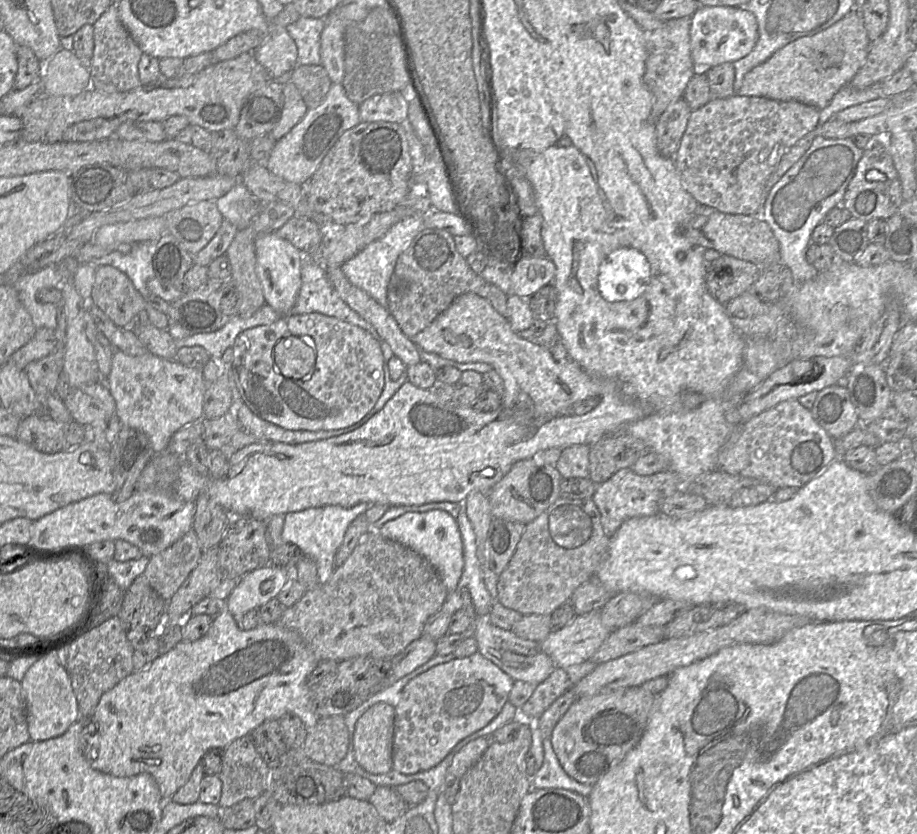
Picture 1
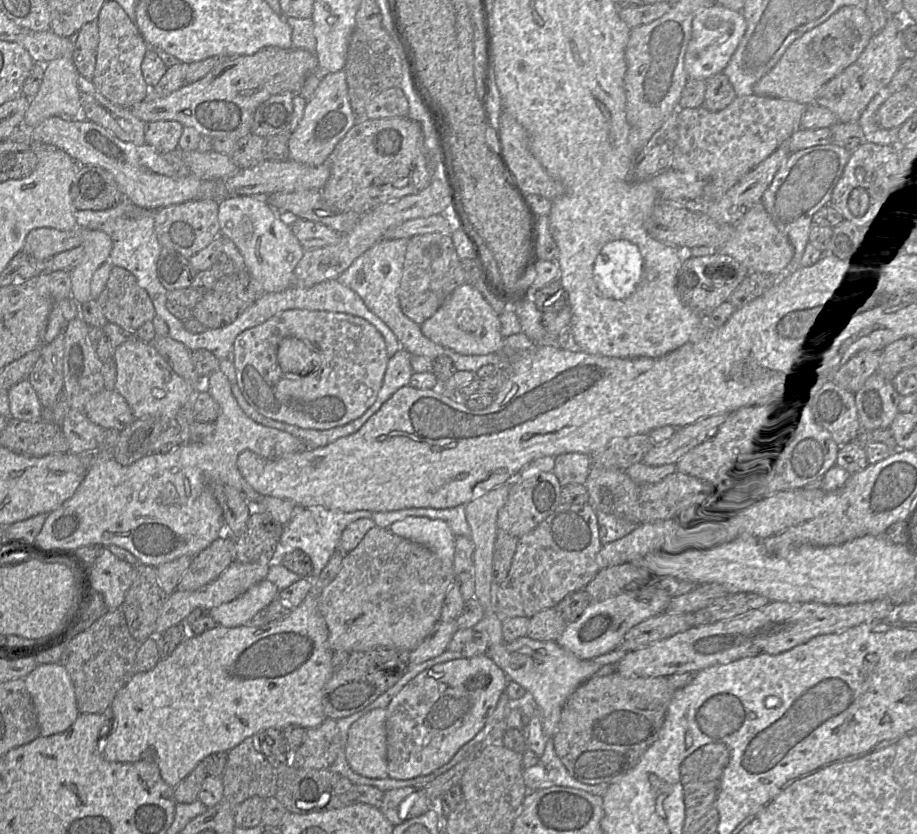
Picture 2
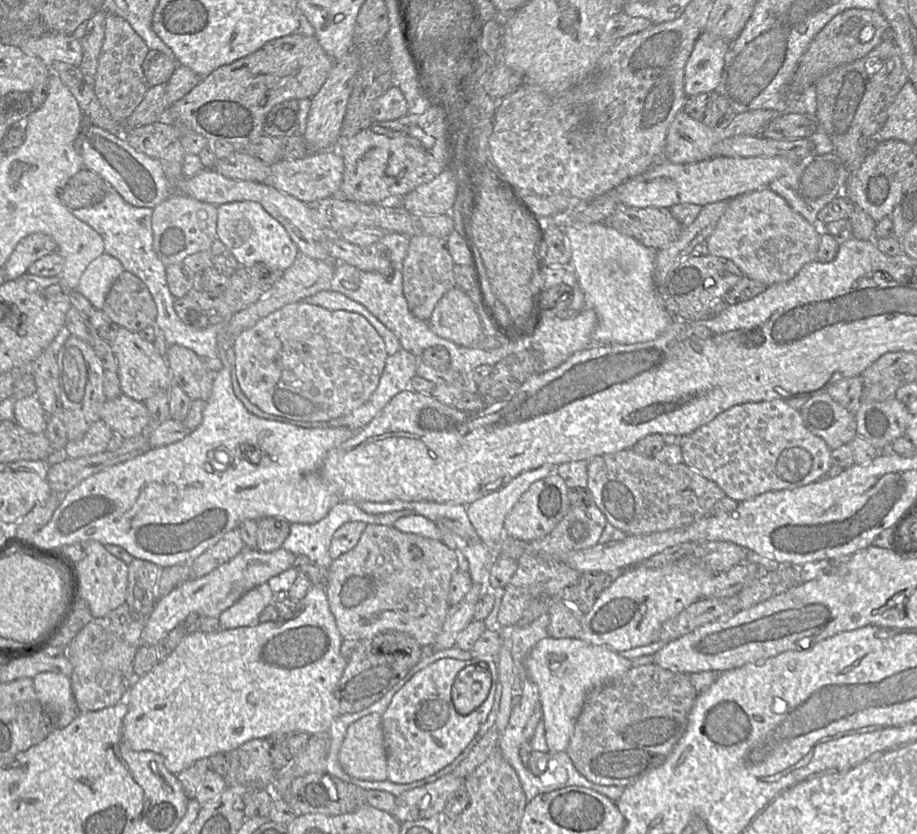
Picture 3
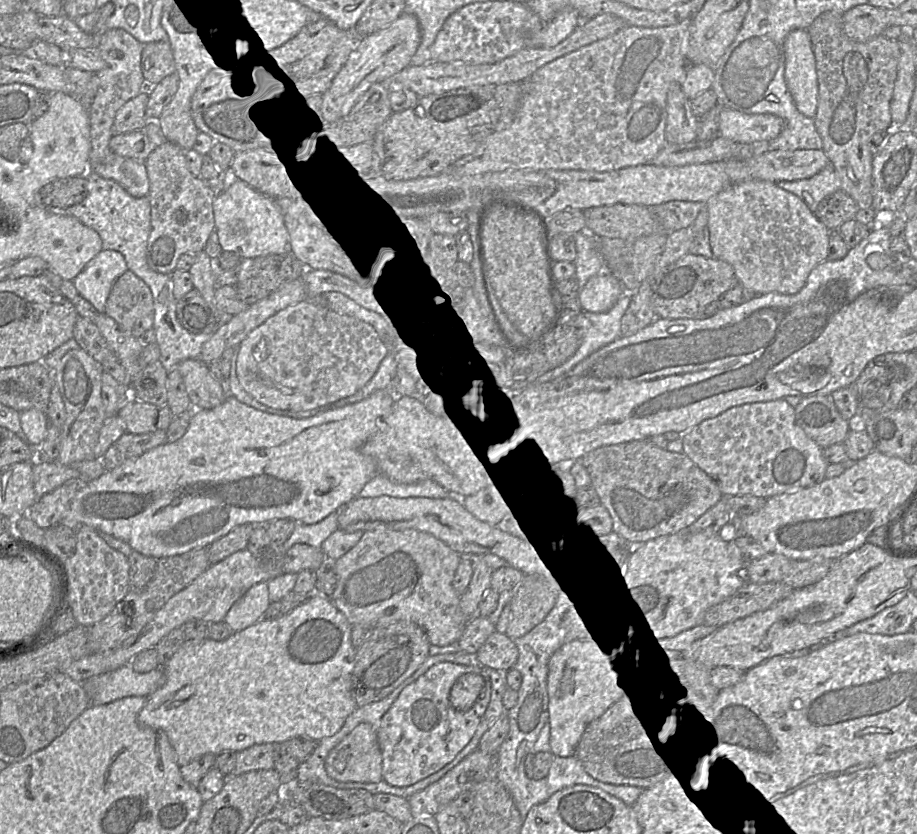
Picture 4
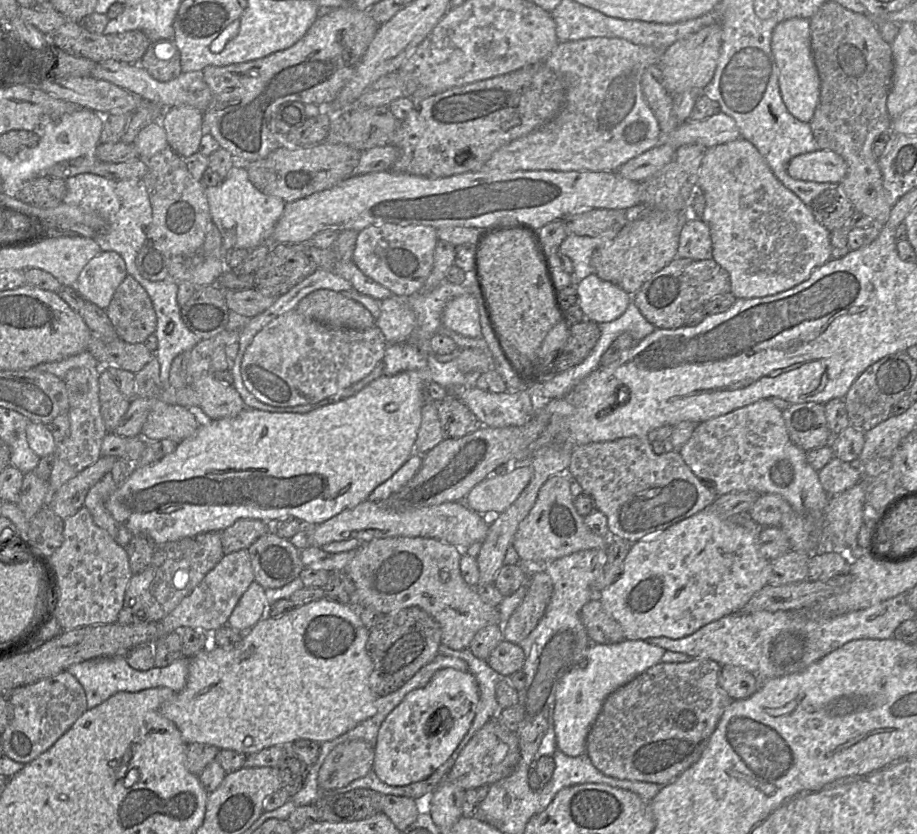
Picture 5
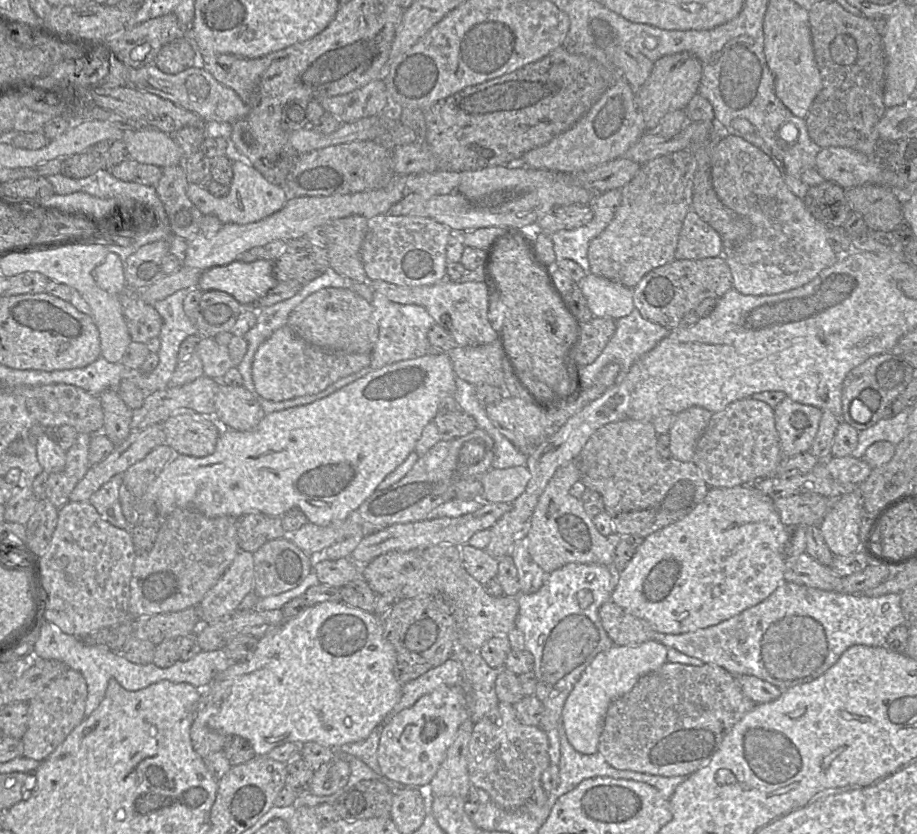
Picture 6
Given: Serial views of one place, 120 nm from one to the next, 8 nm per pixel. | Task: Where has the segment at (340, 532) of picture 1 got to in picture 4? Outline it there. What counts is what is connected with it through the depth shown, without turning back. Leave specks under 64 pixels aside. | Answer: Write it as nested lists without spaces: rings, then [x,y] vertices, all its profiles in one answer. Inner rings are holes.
[[[338,512],[331,513],[316,524],[295,523],[293,533],[283,544],[284,548],[287,550],[295,544],[306,544],[321,549],[323,542],[339,528]]]

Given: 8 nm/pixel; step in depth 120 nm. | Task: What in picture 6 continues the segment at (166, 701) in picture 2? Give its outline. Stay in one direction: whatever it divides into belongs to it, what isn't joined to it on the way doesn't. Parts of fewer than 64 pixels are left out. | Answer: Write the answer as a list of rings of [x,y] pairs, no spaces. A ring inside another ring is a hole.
[[[321,602],[306,608],[300,615],[285,620],[279,627],[258,639],[256,650],[250,659],[232,662],[226,670],[215,675],[206,688],[201,689],[202,695],[208,696],[208,704],[211,707],[211,717],[207,726],[225,736],[240,736],[246,739],[257,756],[264,756],[285,743],[316,742],[325,747],[335,748],[343,744],[360,742],[387,719],[388,714],[401,698],[403,685],[394,676],[395,664],[396,652],[392,644],[384,637],[383,618],[342,602]]]

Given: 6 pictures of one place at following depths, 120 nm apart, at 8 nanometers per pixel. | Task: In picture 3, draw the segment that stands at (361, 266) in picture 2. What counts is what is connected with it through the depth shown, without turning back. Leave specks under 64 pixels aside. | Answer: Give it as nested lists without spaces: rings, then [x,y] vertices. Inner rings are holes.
[[[335,262],[334,275],[330,290],[340,292],[363,304],[399,339],[401,346],[420,358],[423,352],[433,346],[443,346],[444,339],[429,326],[428,321],[414,316],[408,307],[403,293],[403,263],[397,264],[391,276],[385,277],[379,272],[360,270],[345,262]]]

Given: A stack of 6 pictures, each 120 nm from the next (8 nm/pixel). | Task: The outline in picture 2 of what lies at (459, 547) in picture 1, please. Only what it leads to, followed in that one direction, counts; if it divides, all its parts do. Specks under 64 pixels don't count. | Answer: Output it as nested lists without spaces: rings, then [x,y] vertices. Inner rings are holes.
[[[408,516],[394,522],[388,529],[394,535],[429,548],[442,560],[454,563],[456,537],[445,521]]]

